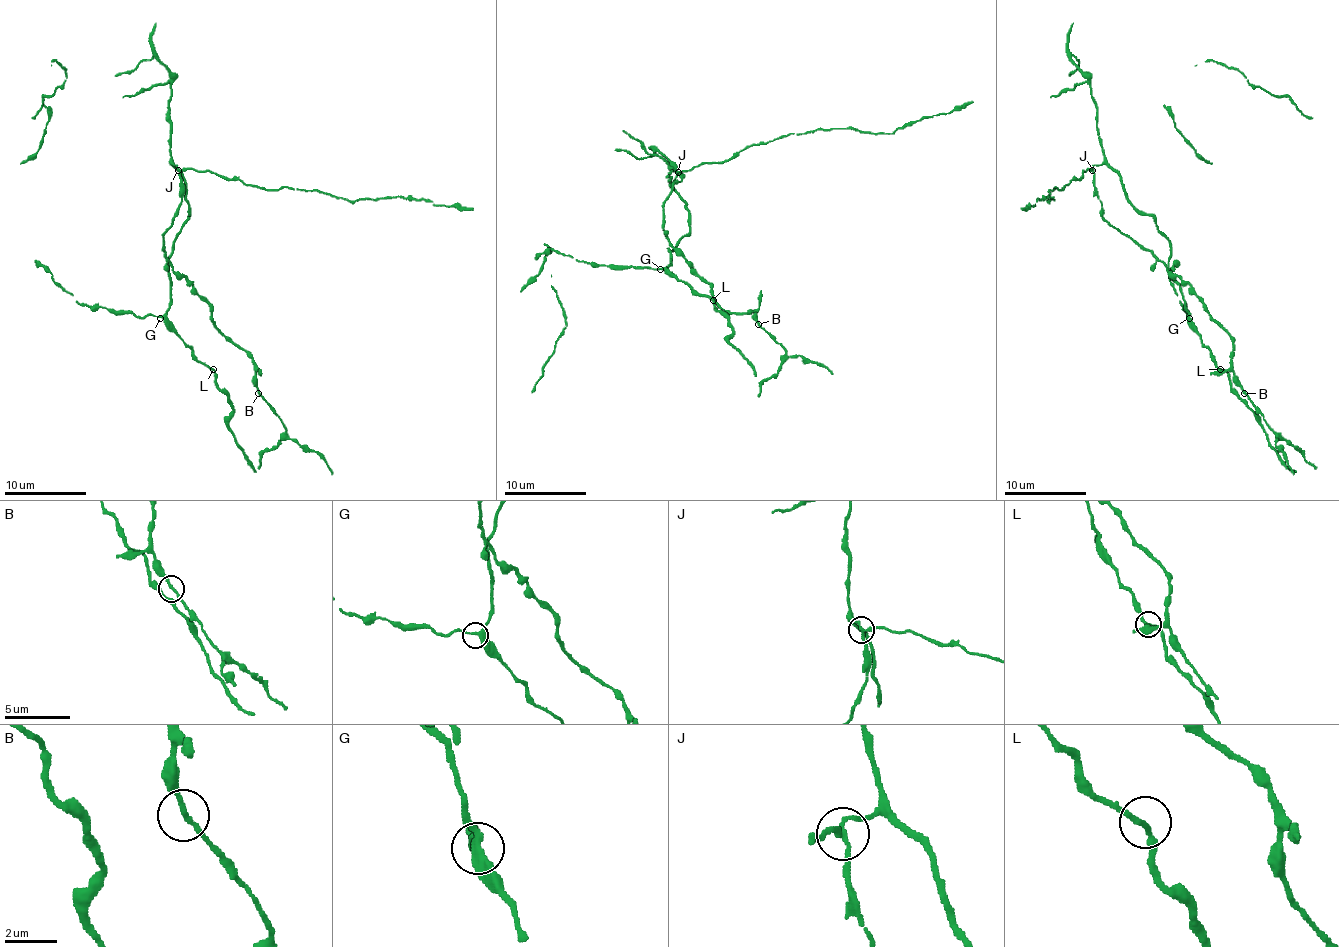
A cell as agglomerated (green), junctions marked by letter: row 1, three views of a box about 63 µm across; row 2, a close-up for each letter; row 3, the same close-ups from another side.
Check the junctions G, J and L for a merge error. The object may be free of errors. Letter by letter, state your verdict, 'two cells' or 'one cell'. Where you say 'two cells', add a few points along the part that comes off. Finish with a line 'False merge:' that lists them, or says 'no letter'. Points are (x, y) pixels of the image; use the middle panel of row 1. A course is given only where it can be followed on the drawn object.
G: one cell
J: two cells; course (678, 173), (664, 201), (664, 236), (709, 285), (723, 310), (752, 312), (787, 355), (816, 361), (832, 373)
L: one cell
False merge: J

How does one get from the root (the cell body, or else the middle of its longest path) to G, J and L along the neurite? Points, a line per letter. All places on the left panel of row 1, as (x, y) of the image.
G: (187, 193), (189, 217), (172, 242), (172, 254), (168, 260), (170, 301), (168, 309), (160, 318)
J: (187, 193), (185, 178), (172, 164), (176, 164), (178, 170)
L: (187, 193), (189, 217), (172, 242), (172, 254), (168, 260), (170, 301), (166, 326), (199, 361), (213, 369)

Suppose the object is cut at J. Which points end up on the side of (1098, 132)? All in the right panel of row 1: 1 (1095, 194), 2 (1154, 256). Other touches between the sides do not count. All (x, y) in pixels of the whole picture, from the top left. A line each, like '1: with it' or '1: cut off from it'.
1: cut off from it
2: cut off from it

